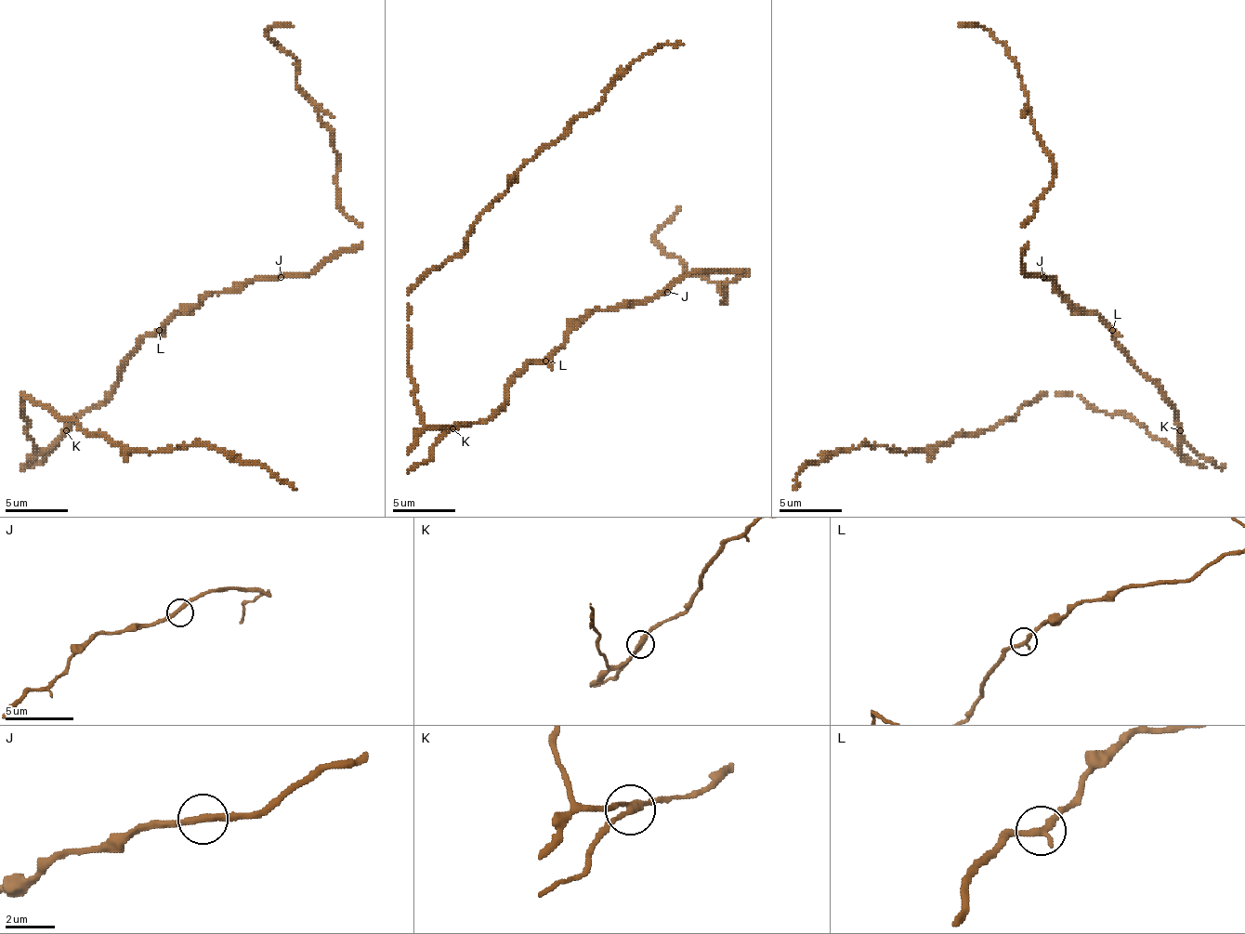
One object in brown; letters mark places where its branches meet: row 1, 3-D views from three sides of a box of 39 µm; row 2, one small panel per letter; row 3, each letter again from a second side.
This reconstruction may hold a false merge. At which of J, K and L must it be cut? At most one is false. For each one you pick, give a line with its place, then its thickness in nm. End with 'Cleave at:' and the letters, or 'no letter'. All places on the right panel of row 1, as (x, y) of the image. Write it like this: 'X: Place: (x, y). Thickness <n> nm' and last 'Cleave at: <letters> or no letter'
K: Place: (1180, 430). Thickness 240 nm
Cleave at: K

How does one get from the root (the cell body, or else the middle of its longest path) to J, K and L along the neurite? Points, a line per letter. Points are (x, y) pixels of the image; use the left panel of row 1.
J: (115, 386), (118, 371), (130, 351), (174, 314), (190, 314), (215, 292), (230, 292), (255, 280), (281, 277)
K: (115, 386), (99, 405), (86, 408), (65, 429)
L: (115, 386), (118, 383), (118, 371), (130, 351), (146, 335), (152, 335), (159, 330)

